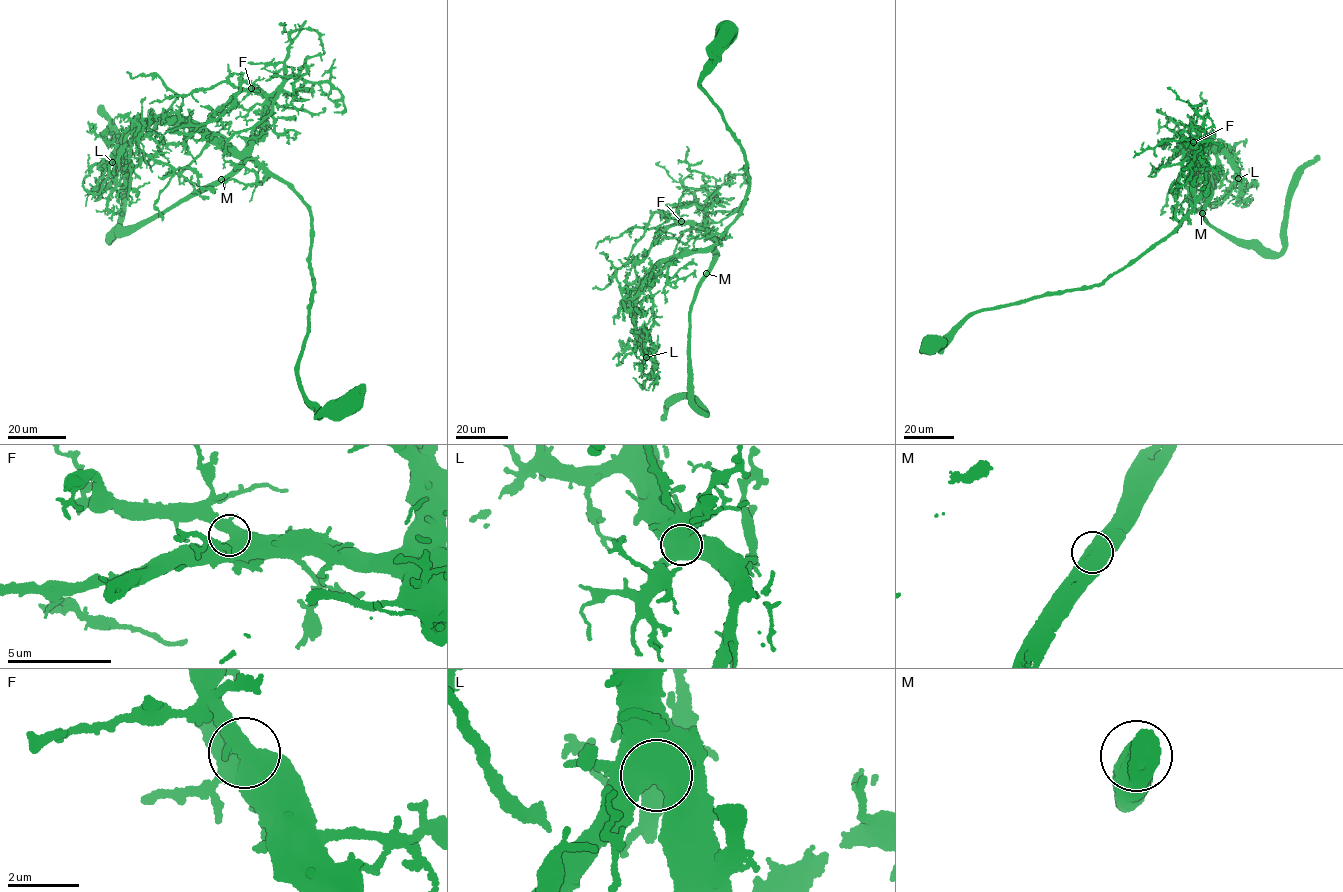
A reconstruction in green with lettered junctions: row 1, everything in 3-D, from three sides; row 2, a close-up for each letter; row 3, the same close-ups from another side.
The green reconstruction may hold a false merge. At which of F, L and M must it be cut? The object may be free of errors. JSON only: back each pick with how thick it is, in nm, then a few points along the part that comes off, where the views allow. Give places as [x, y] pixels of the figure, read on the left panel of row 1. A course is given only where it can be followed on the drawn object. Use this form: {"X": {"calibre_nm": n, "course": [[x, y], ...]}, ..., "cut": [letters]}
{"cut": []}

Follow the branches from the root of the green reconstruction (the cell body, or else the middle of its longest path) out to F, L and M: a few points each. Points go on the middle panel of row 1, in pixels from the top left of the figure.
F: (726, 30), (699, 85), (742, 149), (750, 186), (740, 215), (713, 246), (714, 239), (703, 227), (681, 221)
L: (726, 30), (699, 85), (742, 149), (750, 186), (720, 240), (661, 264), (640, 288), (634, 316), (646, 357)
M: (726, 30), (714, 63), (699, 85), (742, 149), (750, 186), (740, 215), (711, 247), (717, 253), (706, 273)

